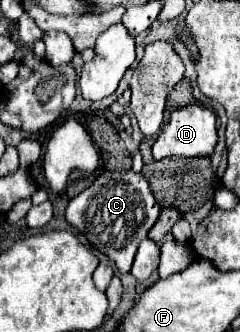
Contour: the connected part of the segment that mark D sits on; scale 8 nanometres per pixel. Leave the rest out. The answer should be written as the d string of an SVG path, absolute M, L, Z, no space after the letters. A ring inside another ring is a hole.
M192 103L186 105L182 109L172 111L170 121L164 125L164 129L160 131L160 135L156 137L154 145L152 145L152 153L154 159L164 159L164 157L172 157L172 155L180 155L180 157L202 157L202 155L212 155L214 145L218 141L216 135L216 115L212 109Z

